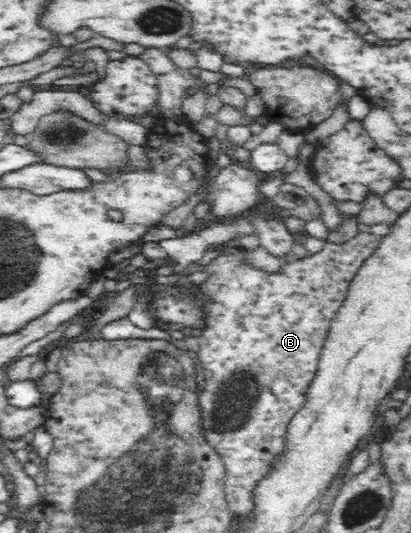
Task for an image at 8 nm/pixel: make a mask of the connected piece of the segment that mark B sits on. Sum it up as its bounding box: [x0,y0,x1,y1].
[176,231,380,515]

